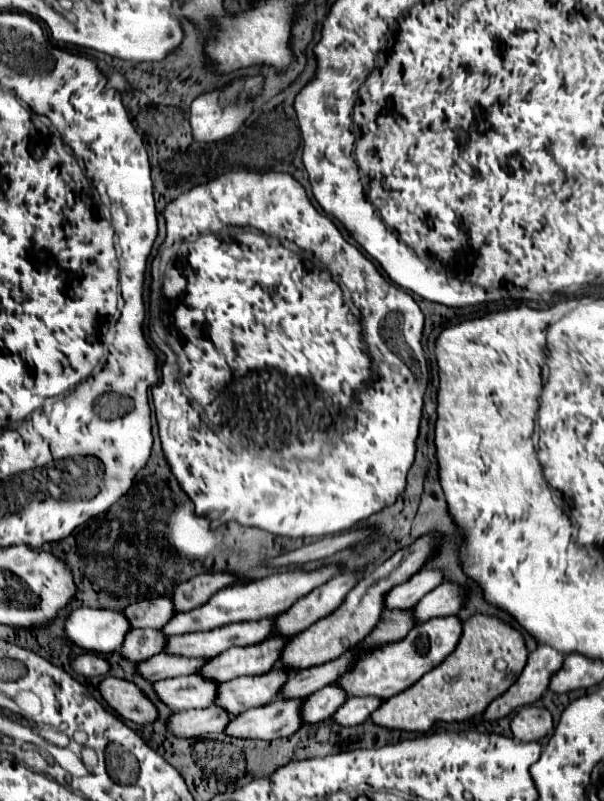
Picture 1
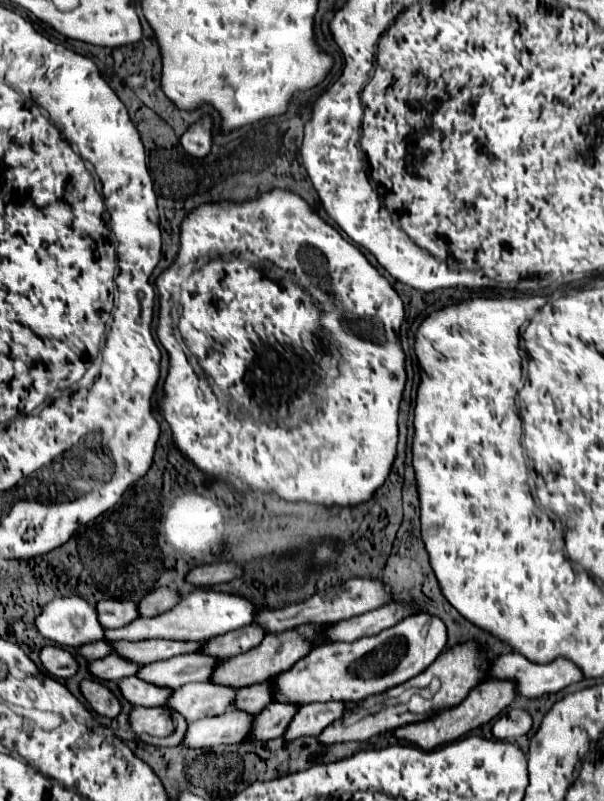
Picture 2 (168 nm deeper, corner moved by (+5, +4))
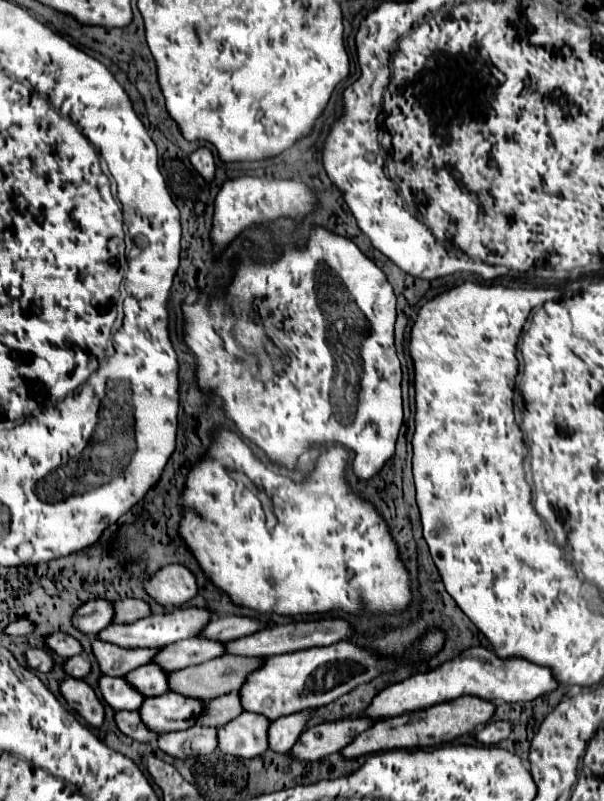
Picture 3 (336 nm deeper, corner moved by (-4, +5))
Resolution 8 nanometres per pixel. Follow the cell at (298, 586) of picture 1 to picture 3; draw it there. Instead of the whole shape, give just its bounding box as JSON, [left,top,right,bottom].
[97,607,211,649]

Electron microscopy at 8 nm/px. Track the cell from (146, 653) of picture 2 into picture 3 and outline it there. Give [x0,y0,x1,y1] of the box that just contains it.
[91,639,155,677]

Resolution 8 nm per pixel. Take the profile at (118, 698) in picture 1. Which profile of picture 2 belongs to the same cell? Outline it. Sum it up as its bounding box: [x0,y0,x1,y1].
[80,680,122,718]

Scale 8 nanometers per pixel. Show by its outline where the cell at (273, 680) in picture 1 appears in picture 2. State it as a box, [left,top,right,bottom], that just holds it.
[168,682,238,722]

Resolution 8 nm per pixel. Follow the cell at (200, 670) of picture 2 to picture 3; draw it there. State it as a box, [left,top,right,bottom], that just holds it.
[125,663,167,697]

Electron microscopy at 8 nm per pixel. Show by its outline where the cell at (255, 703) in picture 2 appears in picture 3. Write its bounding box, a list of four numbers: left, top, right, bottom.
[197,691,243,727]

